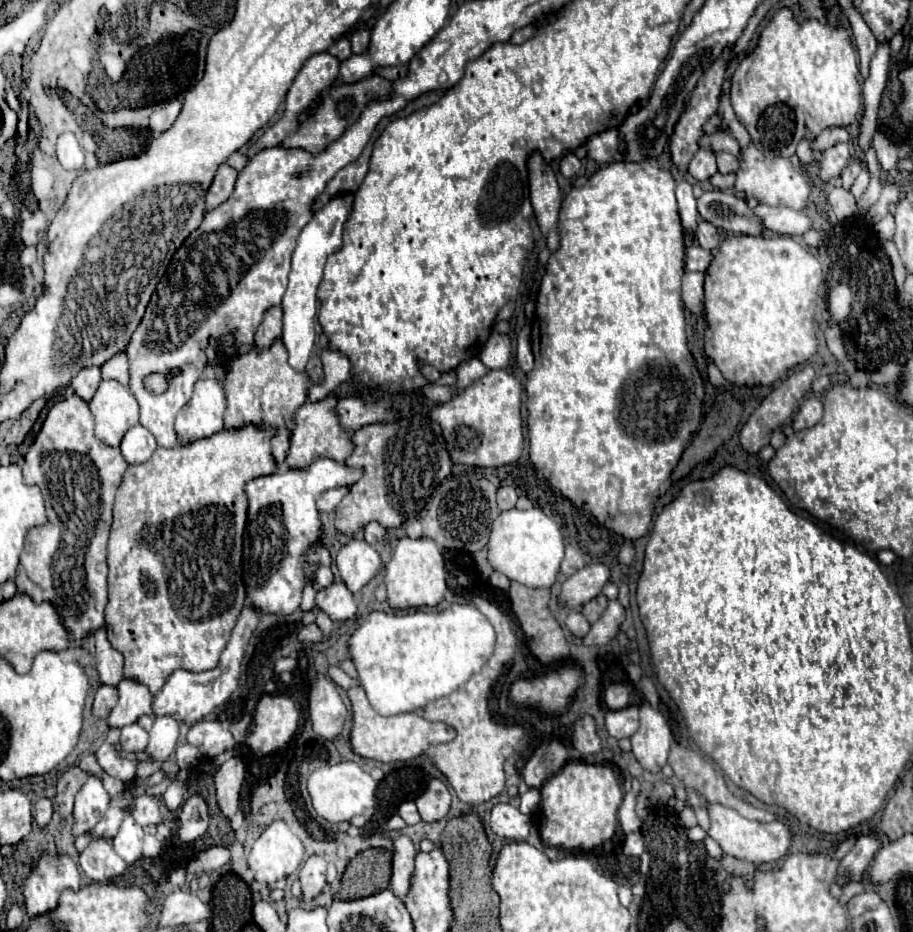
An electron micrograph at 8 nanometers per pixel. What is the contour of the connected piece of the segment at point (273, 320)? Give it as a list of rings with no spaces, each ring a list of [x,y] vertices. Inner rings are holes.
[[[274,306],[266,312],[258,332],[256,332],[256,340],[254,340],[254,348],[258,350],[266,350],[270,348],[270,344],[282,334],[282,306]]]

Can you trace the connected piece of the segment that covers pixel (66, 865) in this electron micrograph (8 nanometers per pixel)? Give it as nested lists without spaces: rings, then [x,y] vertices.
[[[42,852],[32,870],[28,872],[22,894],[28,916],[48,912],[58,906],[58,896],[64,888],[78,890],[80,872],[76,862],[68,854],[48,854]]]

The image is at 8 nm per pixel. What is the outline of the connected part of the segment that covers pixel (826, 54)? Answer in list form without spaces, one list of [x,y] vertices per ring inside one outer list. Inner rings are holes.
[[[788,8],[776,12],[772,22],[764,28],[756,50],[738,64],[732,76],[730,100],[738,122],[750,132],[752,142],[760,150],[786,158],[796,154],[796,146],[804,138],[814,140],[826,128],[846,128],[856,124],[862,108],[862,90],[858,84],[858,60],[848,32],[834,24],[820,24],[818,20],[798,24]]]

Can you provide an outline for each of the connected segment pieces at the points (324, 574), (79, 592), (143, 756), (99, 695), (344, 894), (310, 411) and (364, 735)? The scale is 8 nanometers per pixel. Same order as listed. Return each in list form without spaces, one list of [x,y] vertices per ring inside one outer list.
[[[320,566],[320,568],[316,570],[316,574],[314,574],[314,580],[312,580],[312,584],[314,584],[314,588],[316,588],[316,590],[320,590],[320,588],[326,588],[326,586],[330,586],[330,584],[332,584],[332,580],[334,580],[334,576],[332,576],[330,568],[324,568],[324,566]]]
[[[70,396],[58,404],[54,404],[42,424],[42,430],[30,450],[24,456],[24,482],[28,486],[38,486],[44,504],[46,504],[46,524],[30,528],[26,534],[24,552],[20,556],[20,564],[12,582],[16,584],[18,594],[28,594],[36,604],[50,602],[64,628],[70,634],[70,640],[88,638],[96,630],[106,628],[104,610],[108,604],[108,590],[106,590],[106,546],[108,546],[108,530],[112,520],[112,504],[118,484],[128,468],[120,448],[112,448],[104,444],[94,434],[94,416],[84,400],[78,396]]]
[[[116,744],[116,750],[118,750],[118,754],[120,754],[122,758],[132,760],[134,764],[138,764],[138,762],[150,762],[150,760],[152,760],[152,756],[150,756],[146,750],[142,750],[142,752],[126,752],[120,744]]]
[[[100,684],[98,692],[96,692],[96,698],[94,698],[94,714],[100,716],[100,718],[106,718],[112,708],[116,706],[118,702],[118,690],[114,686],[106,686],[106,684]]]
[[[370,848],[350,860],[342,886],[336,892],[338,900],[366,898],[382,892],[390,886],[392,874],[392,852],[384,848]]]
[[[328,394],[320,402],[306,402],[302,408],[298,408],[298,412],[294,414],[296,428],[290,436],[290,452],[286,456],[286,462],[290,464],[290,468],[306,468],[306,464],[310,464],[310,460],[314,460],[314,456],[330,456],[332,460],[344,462],[352,454],[352,450],[354,450],[352,432],[348,432],[340,424],[336,406],[338,406],[338,396]]]
[[[354,686],[348,690],[348,698],[352,702],[352,732],[350,732],[350,746],[356,754],[376,760],[376,762],[398,762],[398,760],[412,760],[420,756],[428,746],[450,742],[456,732],[442,724],[442,722],[428,722],[418,712],[404,712],[398,716],[380,716],[368,702],[364,690]]]

